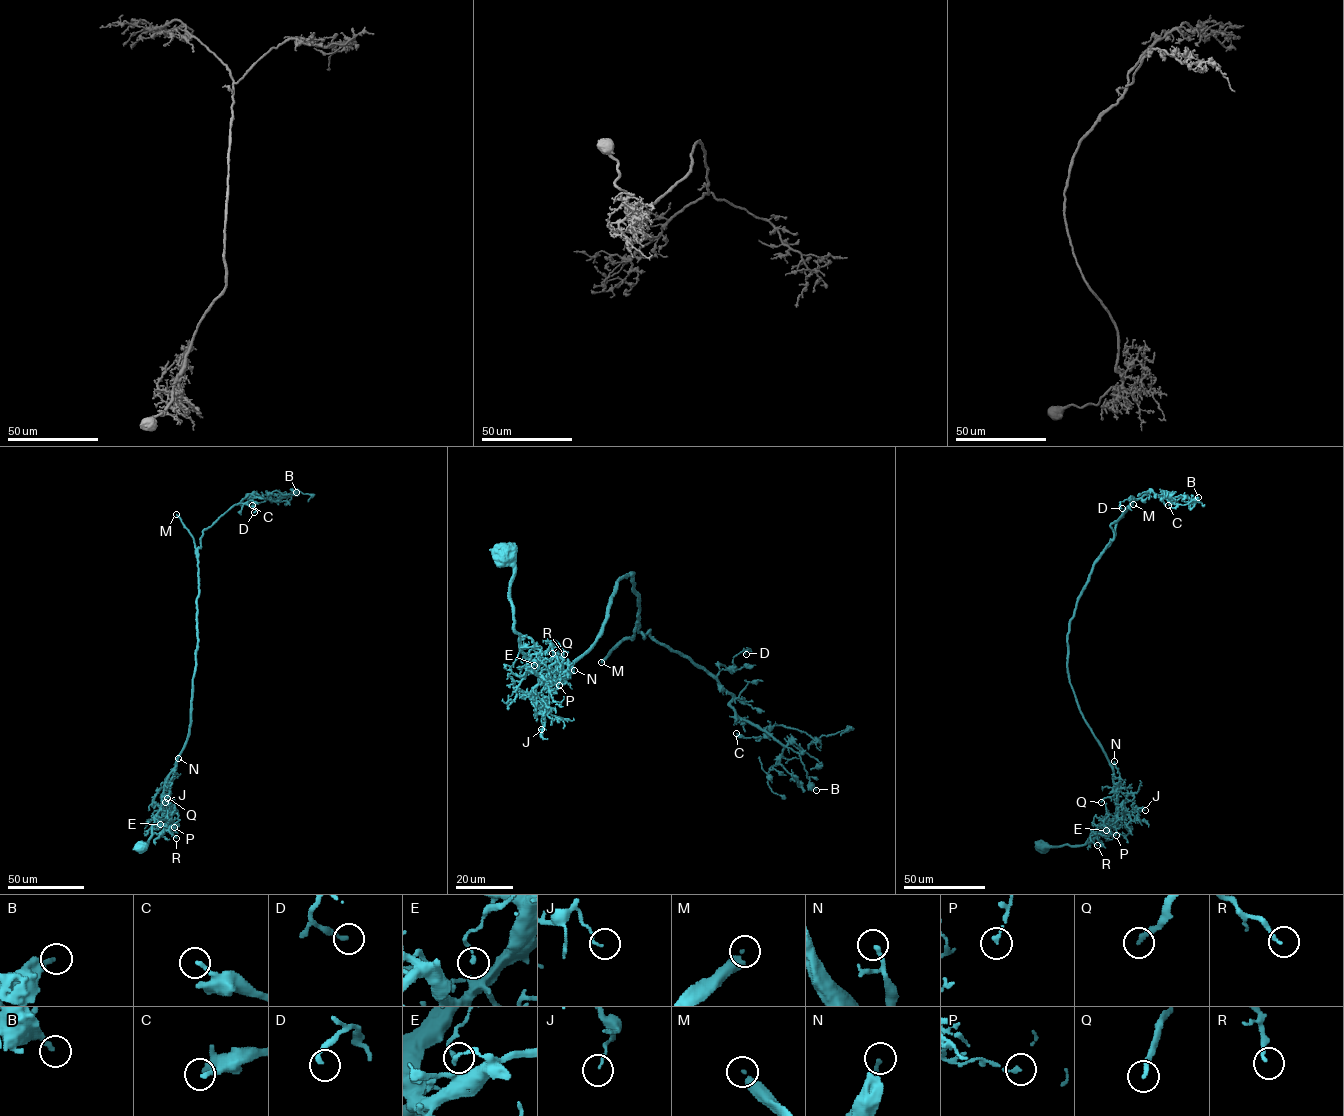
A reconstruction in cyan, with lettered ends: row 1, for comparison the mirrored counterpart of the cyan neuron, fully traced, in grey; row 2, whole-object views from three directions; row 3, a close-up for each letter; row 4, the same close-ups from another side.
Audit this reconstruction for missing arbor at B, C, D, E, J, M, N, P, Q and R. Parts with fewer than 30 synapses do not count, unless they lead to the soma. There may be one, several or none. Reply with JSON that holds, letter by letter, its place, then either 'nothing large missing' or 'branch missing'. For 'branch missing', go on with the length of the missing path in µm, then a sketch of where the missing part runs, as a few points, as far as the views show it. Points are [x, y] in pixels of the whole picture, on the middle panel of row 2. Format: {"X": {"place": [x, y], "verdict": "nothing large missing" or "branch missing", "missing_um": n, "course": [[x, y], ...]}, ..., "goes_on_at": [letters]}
{"B": {"place": [816, 790], "verdict": "nothing large missing"}, "C": {"place": [736, 733], "verdict": "nothing large missing"}, "D": {"place": [746, 654], "verdict": "nothing large missing"}, "E": {"place": [534, 665], "verdict": "nothing large missing"}, "J": {"place": [541, 729], "verdict": "nothing large missing"}, "M": {"place": [601, 662], "verdict": "branch missing", "missing_um": 90, "course": [[601, 662], [572, 698], [541, 711], [524, 731], [507, 727], [480, 732], [463, 724]]}, "N": {"place": [574, 670], "verdict": "nothing large missing"}, "P": {"place": [559, 685], "verdict": "nothing large missing"}, "Q": {"place": [552, 653], "verdict": "nothing large missing"}, "R": {"place": [564, 654], "verdict": "nothing large missing"}, "goes_on_at": ["M"]}

